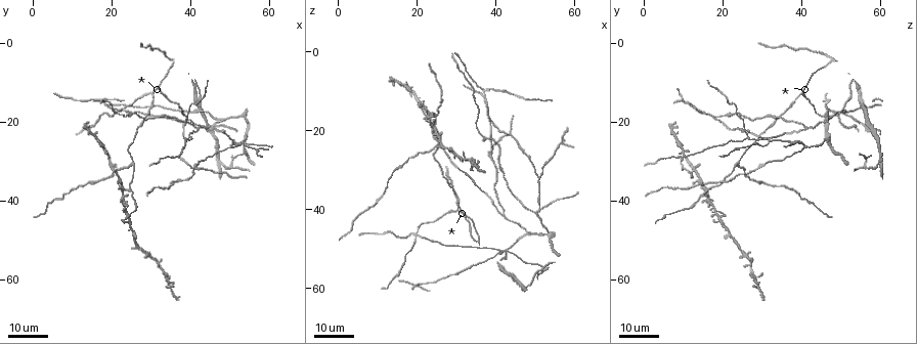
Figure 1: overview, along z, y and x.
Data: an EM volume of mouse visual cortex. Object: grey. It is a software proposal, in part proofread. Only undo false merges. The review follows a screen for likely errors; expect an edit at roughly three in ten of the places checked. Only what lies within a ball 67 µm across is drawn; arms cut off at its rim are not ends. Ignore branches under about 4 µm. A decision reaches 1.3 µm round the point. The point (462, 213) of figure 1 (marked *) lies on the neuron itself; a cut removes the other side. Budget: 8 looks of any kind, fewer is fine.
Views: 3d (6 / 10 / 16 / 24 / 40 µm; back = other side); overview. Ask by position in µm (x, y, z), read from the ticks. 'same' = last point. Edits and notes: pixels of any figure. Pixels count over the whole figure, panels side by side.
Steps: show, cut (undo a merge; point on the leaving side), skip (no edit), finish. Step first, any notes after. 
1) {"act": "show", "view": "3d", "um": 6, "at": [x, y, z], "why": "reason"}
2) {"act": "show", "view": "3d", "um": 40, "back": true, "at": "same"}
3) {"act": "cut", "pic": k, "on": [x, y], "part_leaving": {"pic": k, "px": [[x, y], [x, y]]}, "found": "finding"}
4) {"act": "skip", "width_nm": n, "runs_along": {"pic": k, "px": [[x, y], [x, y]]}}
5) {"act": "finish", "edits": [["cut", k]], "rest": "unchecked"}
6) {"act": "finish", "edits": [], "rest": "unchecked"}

{"act": "show", "view": "3d", "um": 24, "at": [41.5, 22.0, 41.0], "why": "three arms meet"}

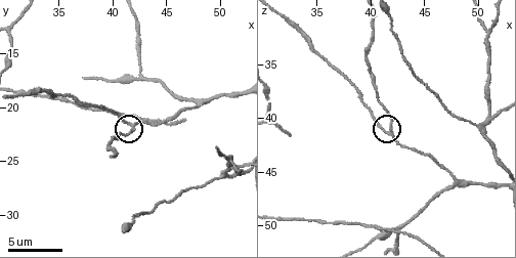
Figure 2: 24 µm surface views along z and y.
{"act": "show", "view": "3d", "um": 6, "at": [41.8, 22.0, 41.0], "why": "zoom in"}

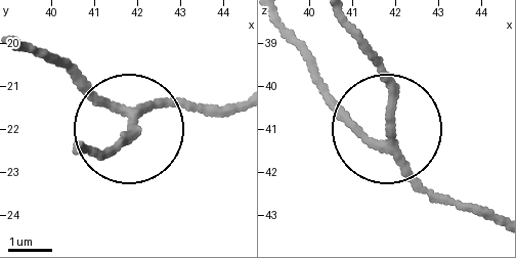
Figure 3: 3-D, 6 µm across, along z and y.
{"act": "skip", "side_arm_um": 57, "found": "one neuron here"}

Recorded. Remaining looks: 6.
{"act": "show", "view": "3d", "um": 24, "at": [51.5, 25.5, 39.5], "why": "branch point"}

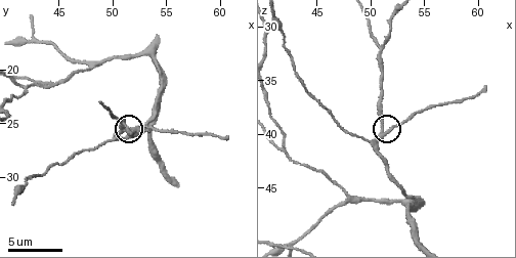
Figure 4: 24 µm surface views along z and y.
{"act": "show", "view": "3d", "um": 6, "at": "same"}

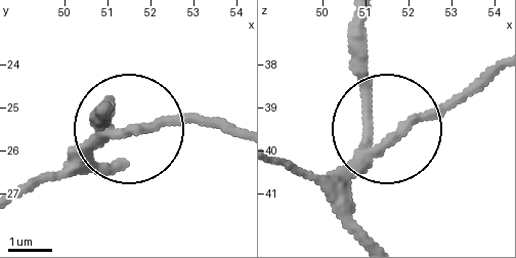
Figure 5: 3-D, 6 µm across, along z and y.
{"act": "skip", "runs_along": {"pic": 5, "px": [[118, 166], [88, 155], [121, 133], [216, 122]]}, "found": "one neuron here"}

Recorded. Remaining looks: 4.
{"act": "show", "view": "3d", "um": 10, "at": [48.2, 19.6, 46.2], "why": "side arm on a straight run"}

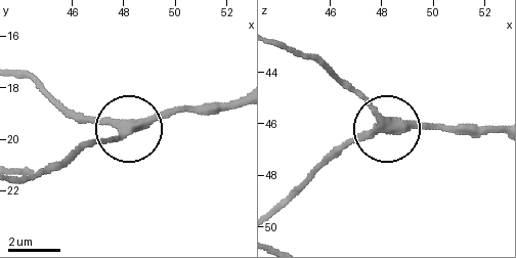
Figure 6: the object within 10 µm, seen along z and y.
{"act": "skip", "width_nm": 330, "runs_along": {"pic": 6, "px": [[275, 43], [321, 62], [361, 95], [384, 127], [325, 160]]}, "found": "one neuron here"}

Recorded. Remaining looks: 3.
{"act": "show", "view": "3d", "um": 24, "at": [25.0, 31.0, 23.5], "why": "branch point"}

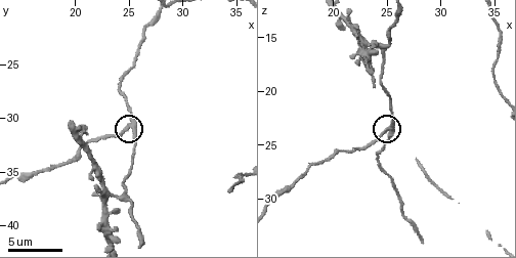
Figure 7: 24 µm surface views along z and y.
{"act": "show", "view": "3d", "um": 6, "at": [25.2, 31.0, 23.8]}

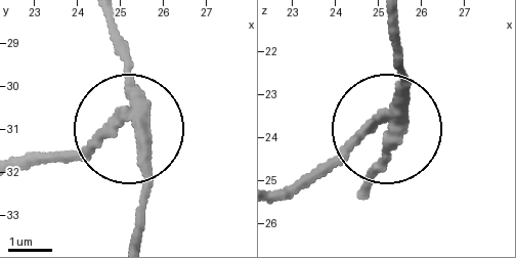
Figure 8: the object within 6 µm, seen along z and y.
{"act": "cut", "pic": 8, "on": [88, 153], "part_leaving": {"pic": 8, "px": [[126, 117], [19, 172]]}, "found": "a second neuron is stuck on"}

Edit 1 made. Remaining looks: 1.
{"act": "finish", "edits": [["cut", 8]], "rest": "unchecked"}

